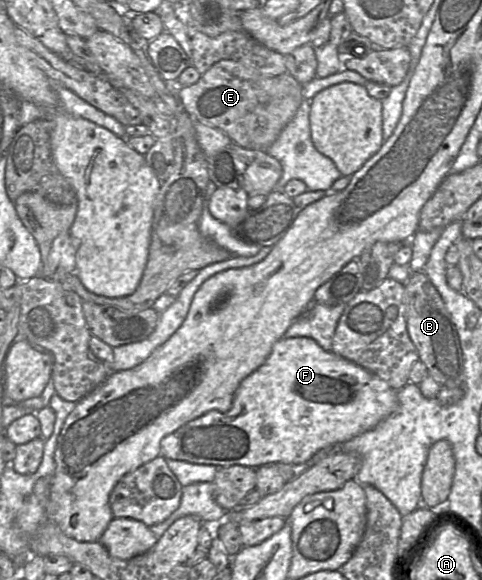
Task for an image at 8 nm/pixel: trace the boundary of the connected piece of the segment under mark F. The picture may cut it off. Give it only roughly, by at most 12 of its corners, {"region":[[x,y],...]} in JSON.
{"region":[[281,338],[228,411],[160,456],[301,464],[392,415],[396,392],[310,338]]}

